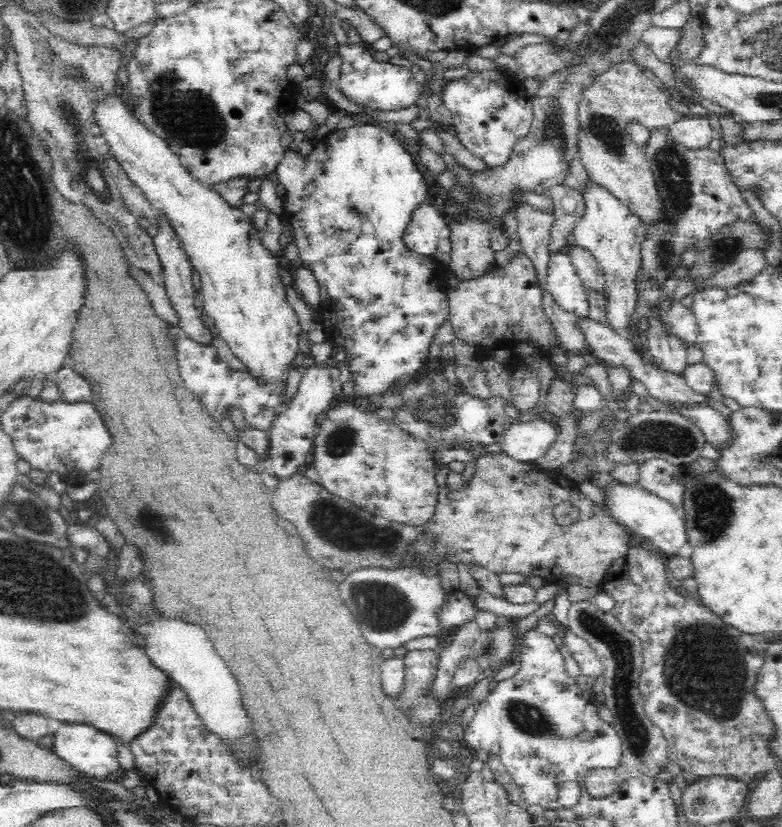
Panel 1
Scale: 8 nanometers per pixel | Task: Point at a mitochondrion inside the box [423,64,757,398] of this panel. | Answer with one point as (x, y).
(675, 185)

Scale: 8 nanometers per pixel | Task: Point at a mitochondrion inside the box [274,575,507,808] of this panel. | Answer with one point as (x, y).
(383, 608)

